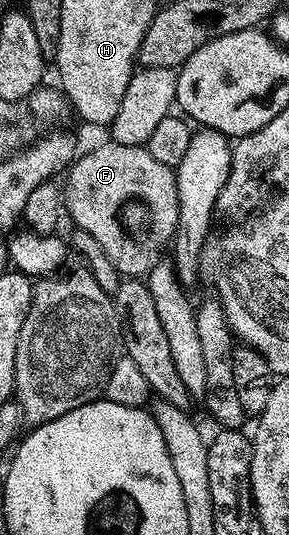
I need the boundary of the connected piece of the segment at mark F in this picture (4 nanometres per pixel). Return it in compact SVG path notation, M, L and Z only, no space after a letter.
M112 140L83 154L68 167L63 181L63 206L68 217L73 217L72 225L99 240L122 276L148 275L177 235L179 196L174 167L159 164L144 146L123 146Z

